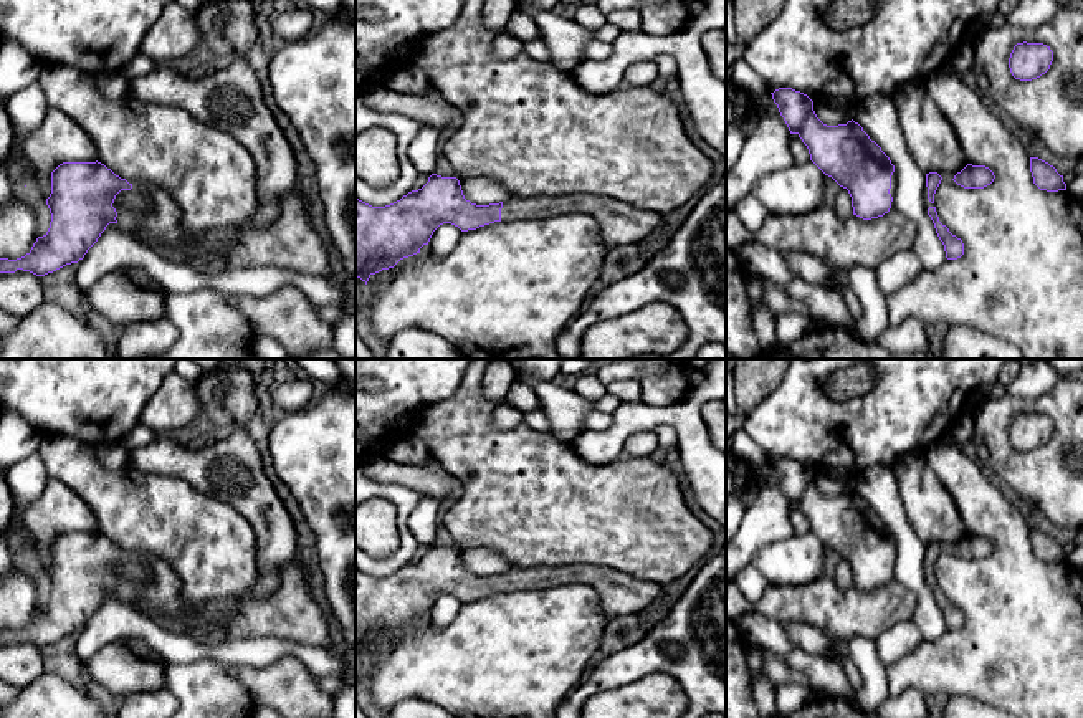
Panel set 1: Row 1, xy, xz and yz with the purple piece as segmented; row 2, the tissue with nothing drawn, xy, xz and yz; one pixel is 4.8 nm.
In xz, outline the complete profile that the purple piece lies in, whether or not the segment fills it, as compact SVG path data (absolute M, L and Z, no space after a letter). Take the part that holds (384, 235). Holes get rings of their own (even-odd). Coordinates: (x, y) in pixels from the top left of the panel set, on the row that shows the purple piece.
M432 174L422 189L385 207L372 207L355 197L355 276L367 285L372 275L420 253L443 223L468 232L501 220L537 220L562 213L595 218L608 251L638 243L661 225L656 212L610 197L580 194L516 195L506 202L476 205L465 199L456 177Z

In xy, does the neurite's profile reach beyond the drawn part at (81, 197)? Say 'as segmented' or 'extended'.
extended

